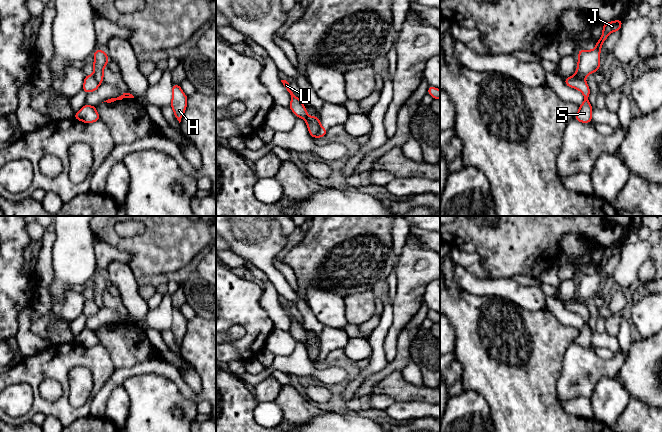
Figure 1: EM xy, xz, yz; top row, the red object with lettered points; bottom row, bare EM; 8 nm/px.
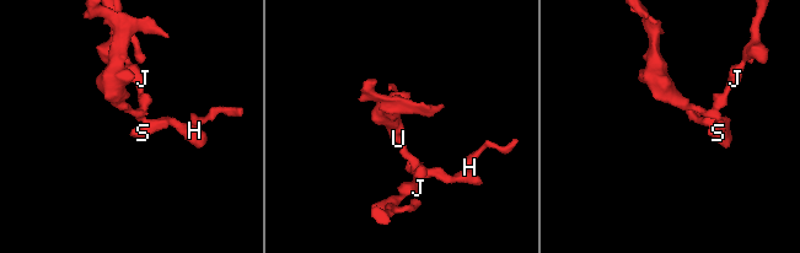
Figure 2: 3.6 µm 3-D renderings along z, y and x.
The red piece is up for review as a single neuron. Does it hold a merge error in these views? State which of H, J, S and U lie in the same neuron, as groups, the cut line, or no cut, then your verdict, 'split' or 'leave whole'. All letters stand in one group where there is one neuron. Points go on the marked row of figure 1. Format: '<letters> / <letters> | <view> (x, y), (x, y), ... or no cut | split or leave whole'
H S U / J | xz (321, 126), (317, 136) | split

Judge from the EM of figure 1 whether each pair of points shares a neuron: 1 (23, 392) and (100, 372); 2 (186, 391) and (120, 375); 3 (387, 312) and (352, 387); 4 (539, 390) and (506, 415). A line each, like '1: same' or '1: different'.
1: different
2: same
3: same
4: same

